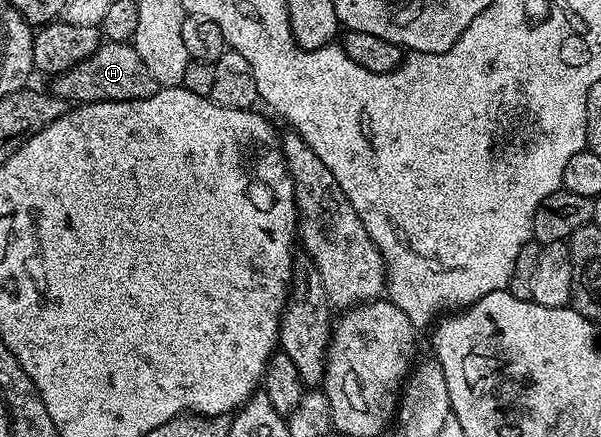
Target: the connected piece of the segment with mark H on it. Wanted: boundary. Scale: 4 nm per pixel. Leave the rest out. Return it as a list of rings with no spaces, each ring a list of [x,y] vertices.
[[[101,43],[99,50],[90,59],[78,62],[53,80],[56,81],[50,85],[52,95],[80,104],[90,104],[94,100],[141,100],[150,98],[162,87],[154,74],[150,74],[146,62],[142,62],[138,50],[131,43]]]

